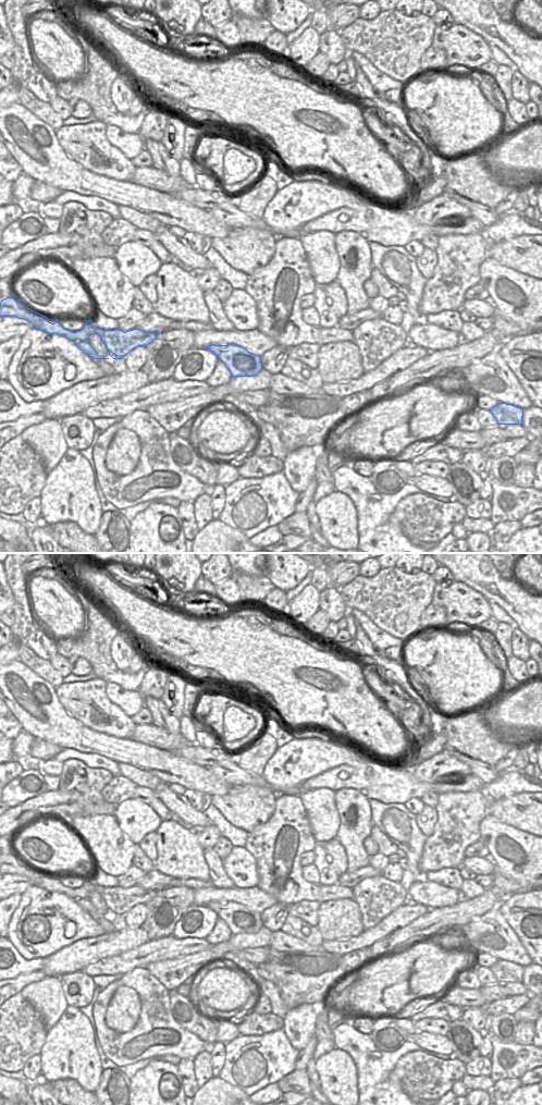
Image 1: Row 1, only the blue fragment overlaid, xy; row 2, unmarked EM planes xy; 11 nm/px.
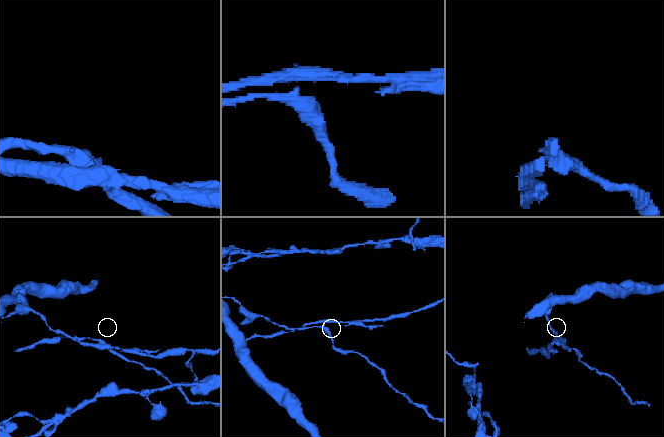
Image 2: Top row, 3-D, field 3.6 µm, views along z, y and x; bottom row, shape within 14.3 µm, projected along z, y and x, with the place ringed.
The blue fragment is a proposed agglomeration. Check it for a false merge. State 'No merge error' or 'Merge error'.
No merge error

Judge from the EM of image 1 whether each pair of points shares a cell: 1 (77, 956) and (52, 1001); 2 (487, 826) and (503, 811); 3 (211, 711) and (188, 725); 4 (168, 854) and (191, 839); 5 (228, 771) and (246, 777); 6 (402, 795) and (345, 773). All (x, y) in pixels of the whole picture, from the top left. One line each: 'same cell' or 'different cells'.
1: different cells
2: different cells
3: different cells
4: same cell
5: same cell
6: same cell

